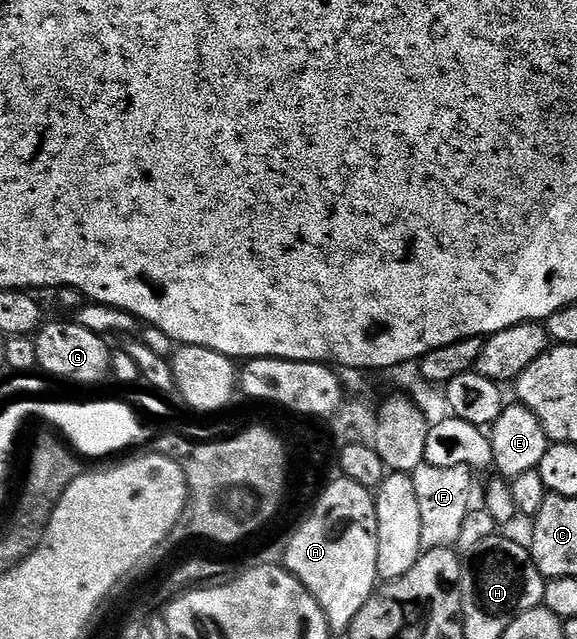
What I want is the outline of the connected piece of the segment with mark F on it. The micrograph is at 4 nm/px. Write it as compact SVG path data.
M426 463L411 471L416 498L422 515L422 547L427 551L448 550L457 545L465 516L470 511L470 494L475 471L469 465L437 468Z

